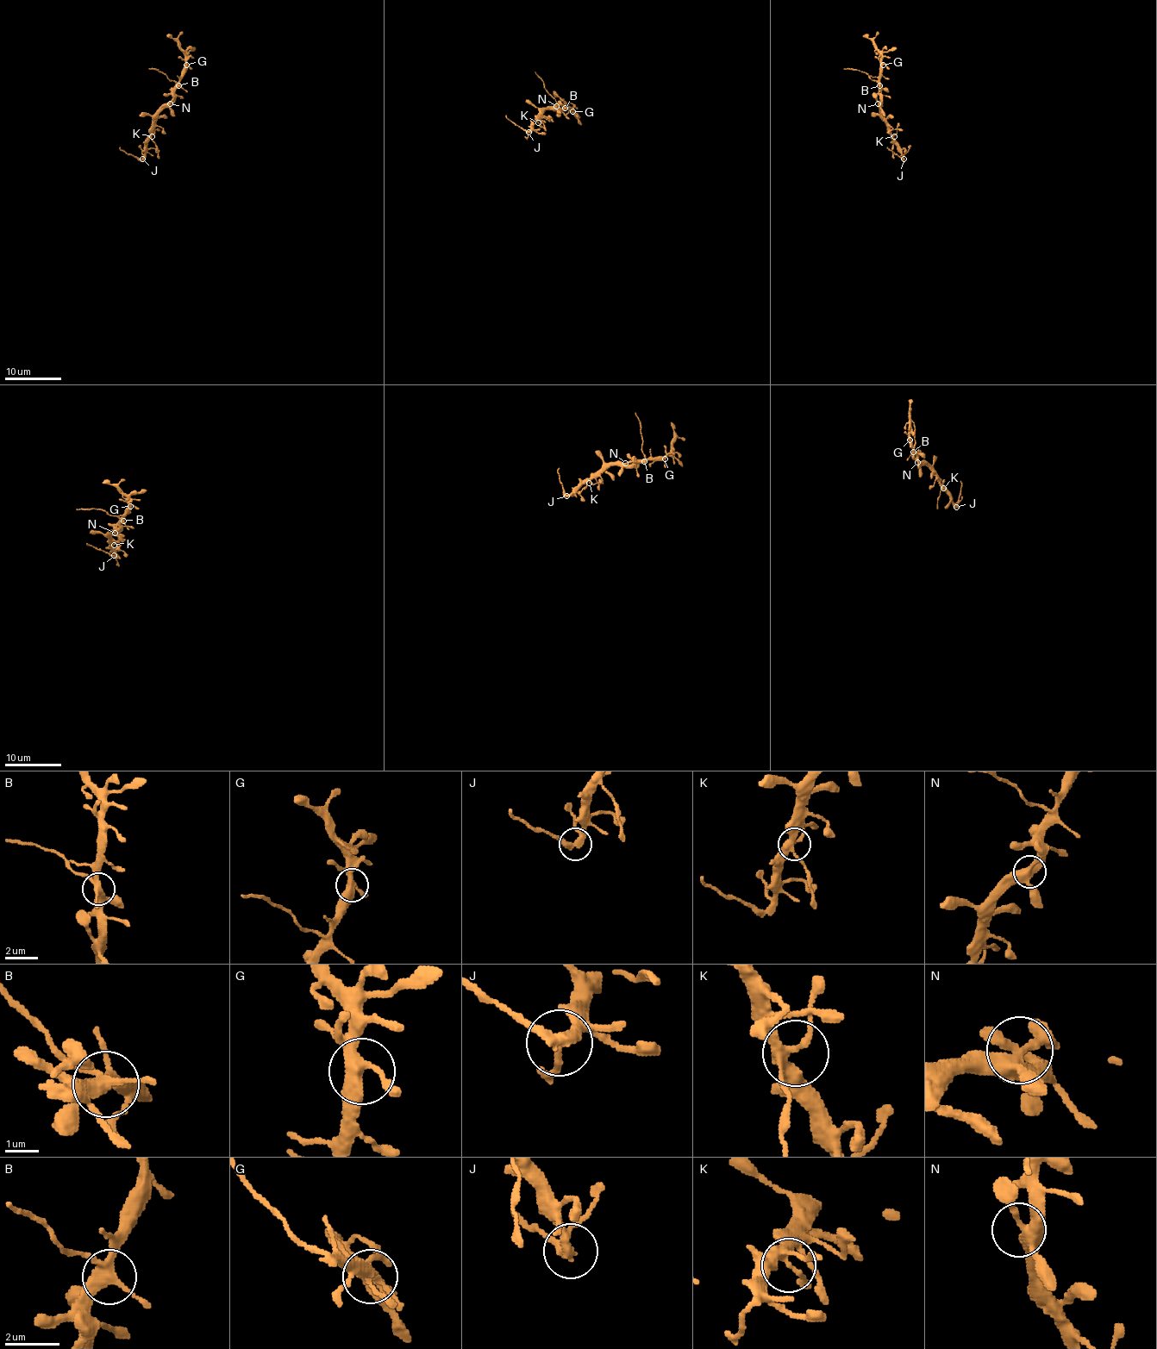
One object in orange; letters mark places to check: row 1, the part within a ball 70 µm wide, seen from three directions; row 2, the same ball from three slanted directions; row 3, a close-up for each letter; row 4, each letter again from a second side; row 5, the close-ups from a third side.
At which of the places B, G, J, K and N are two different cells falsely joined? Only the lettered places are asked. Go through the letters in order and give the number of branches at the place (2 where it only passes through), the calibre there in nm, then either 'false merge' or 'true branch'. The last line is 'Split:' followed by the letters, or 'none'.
B: 4 branches meet; 360 nm thick; false merge
G: 4 branches meet; 360 nm thick; true branch
J: 3 branches meet; 280 nm thick; false merge
K: 4 branches meet; 280 nm thick; true branch
N: 4 branches meet; 400 nm thick; true branch
Split: B, J

